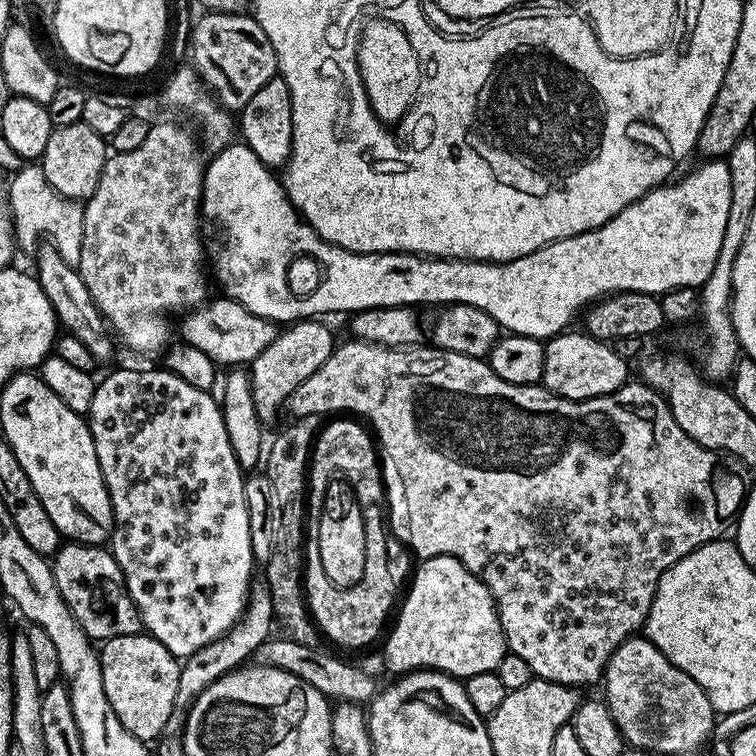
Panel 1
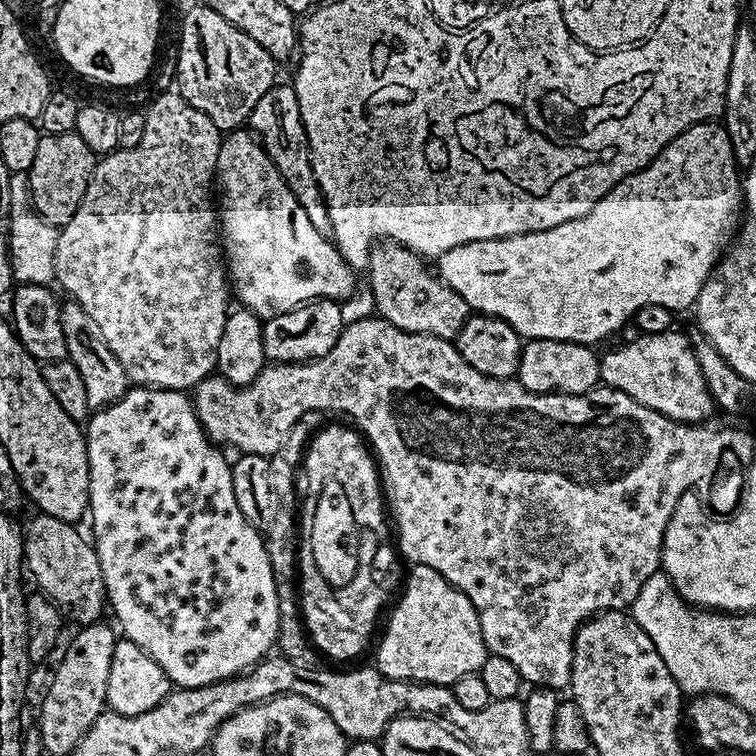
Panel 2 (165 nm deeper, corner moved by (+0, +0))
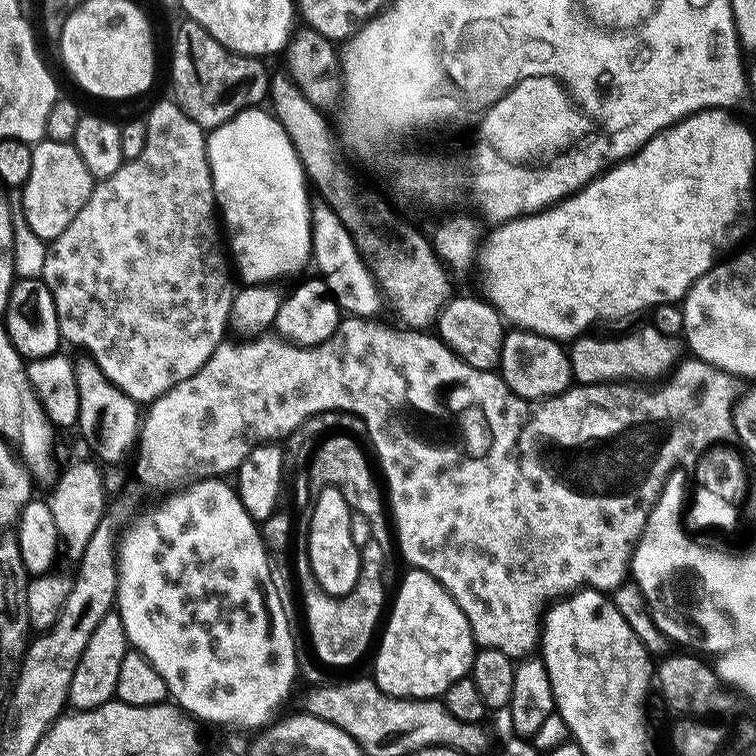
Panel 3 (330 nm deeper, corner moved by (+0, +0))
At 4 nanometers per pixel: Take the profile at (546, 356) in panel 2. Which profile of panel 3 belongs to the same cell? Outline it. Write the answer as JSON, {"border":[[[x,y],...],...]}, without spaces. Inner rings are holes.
{"border":[[[512,330],[505,335],[498,372],[506,386],[510,386],[510,390],[523,400],[546,400],[549,396],[561,396],[574,384],[572,357],[565,345],[527,330]]]}

